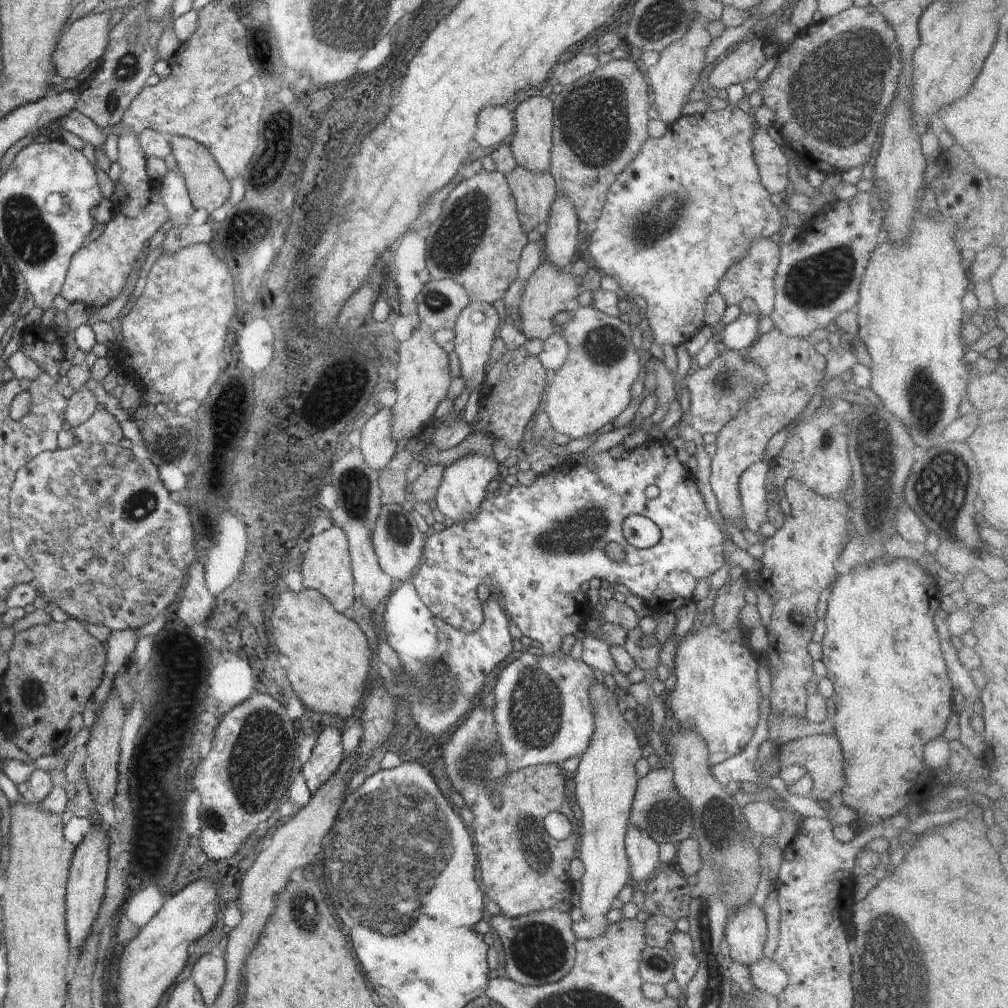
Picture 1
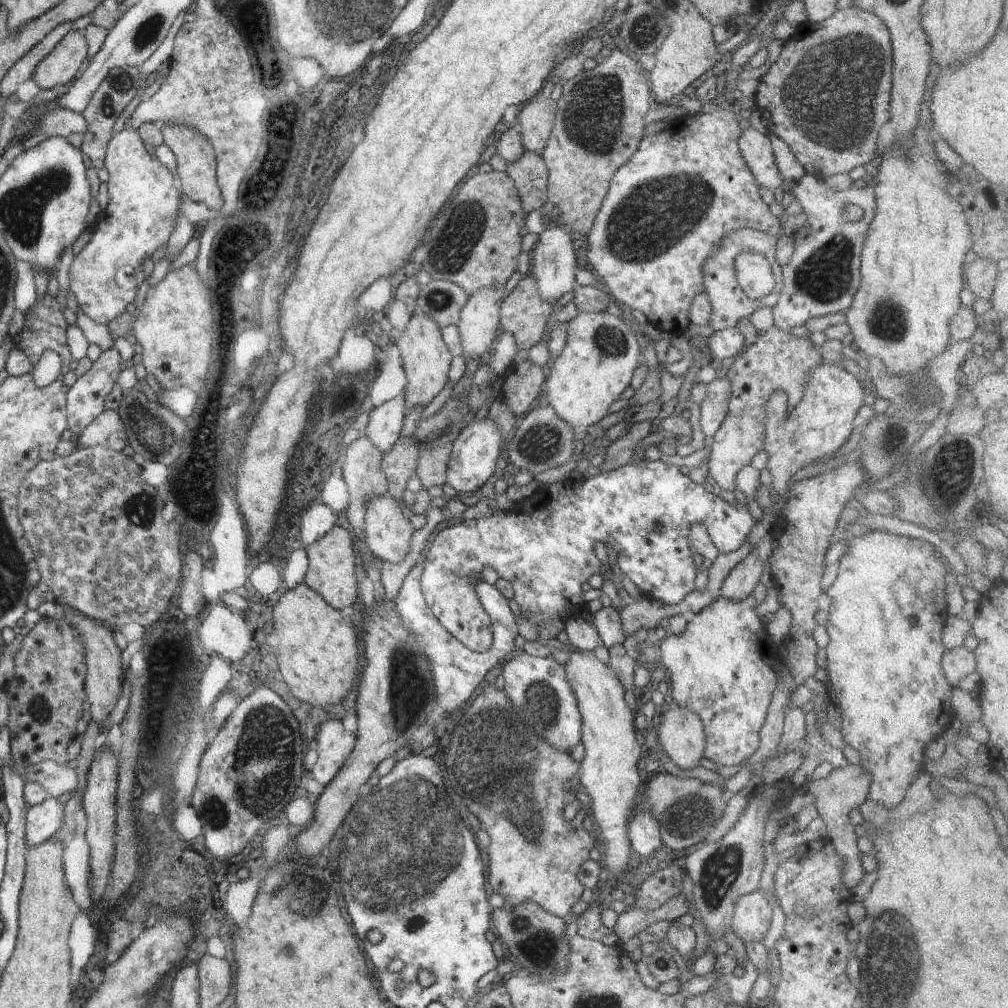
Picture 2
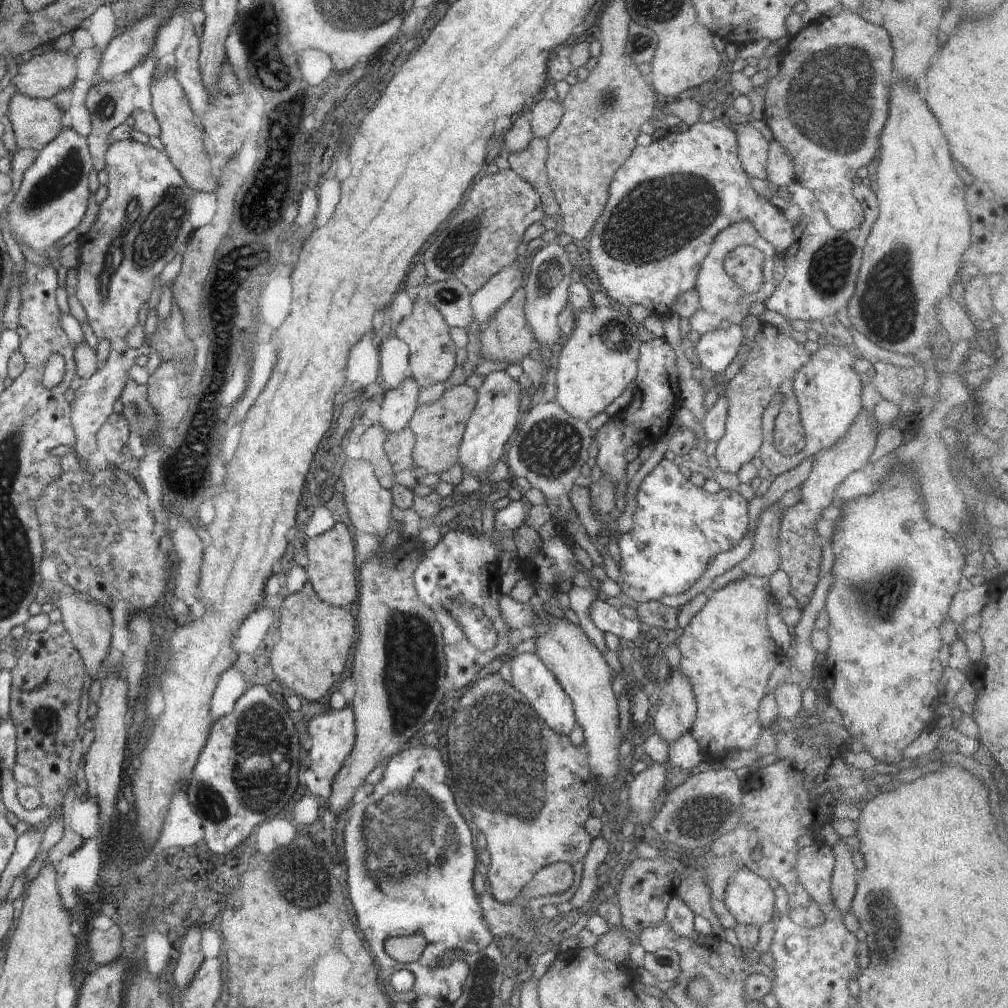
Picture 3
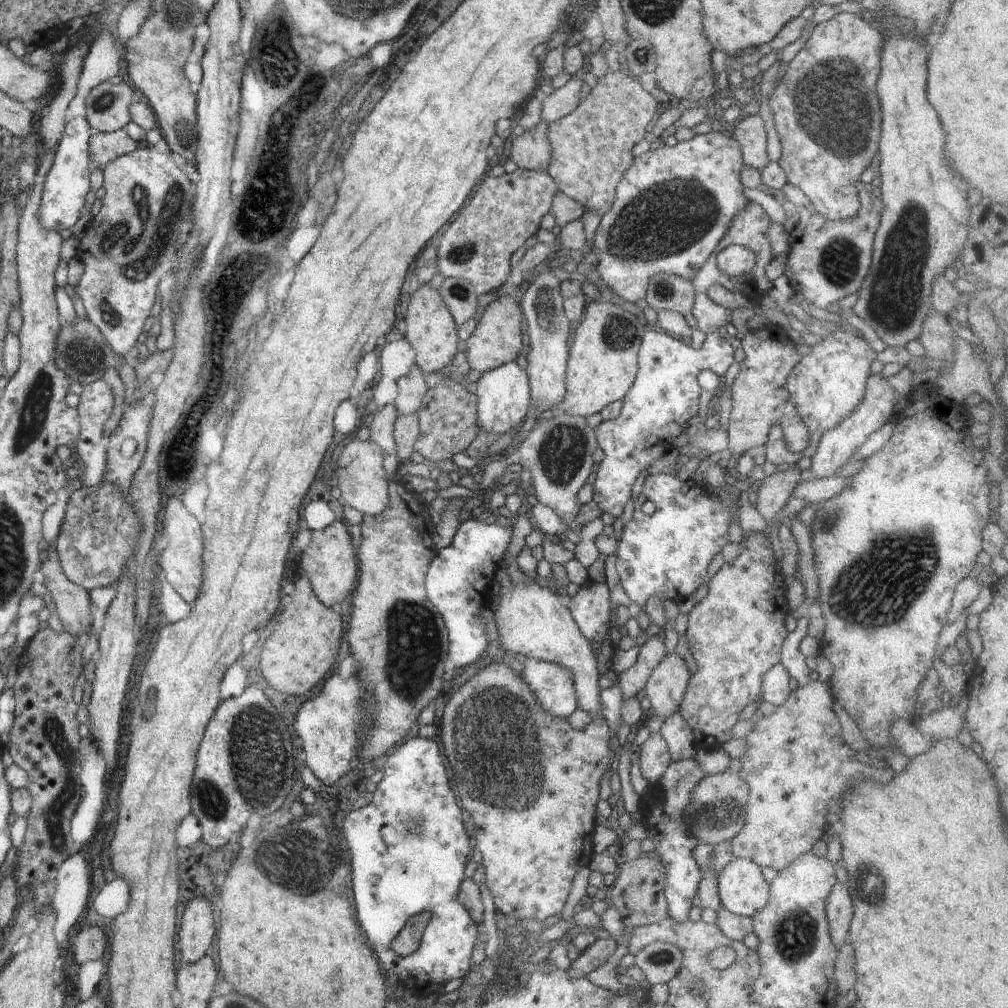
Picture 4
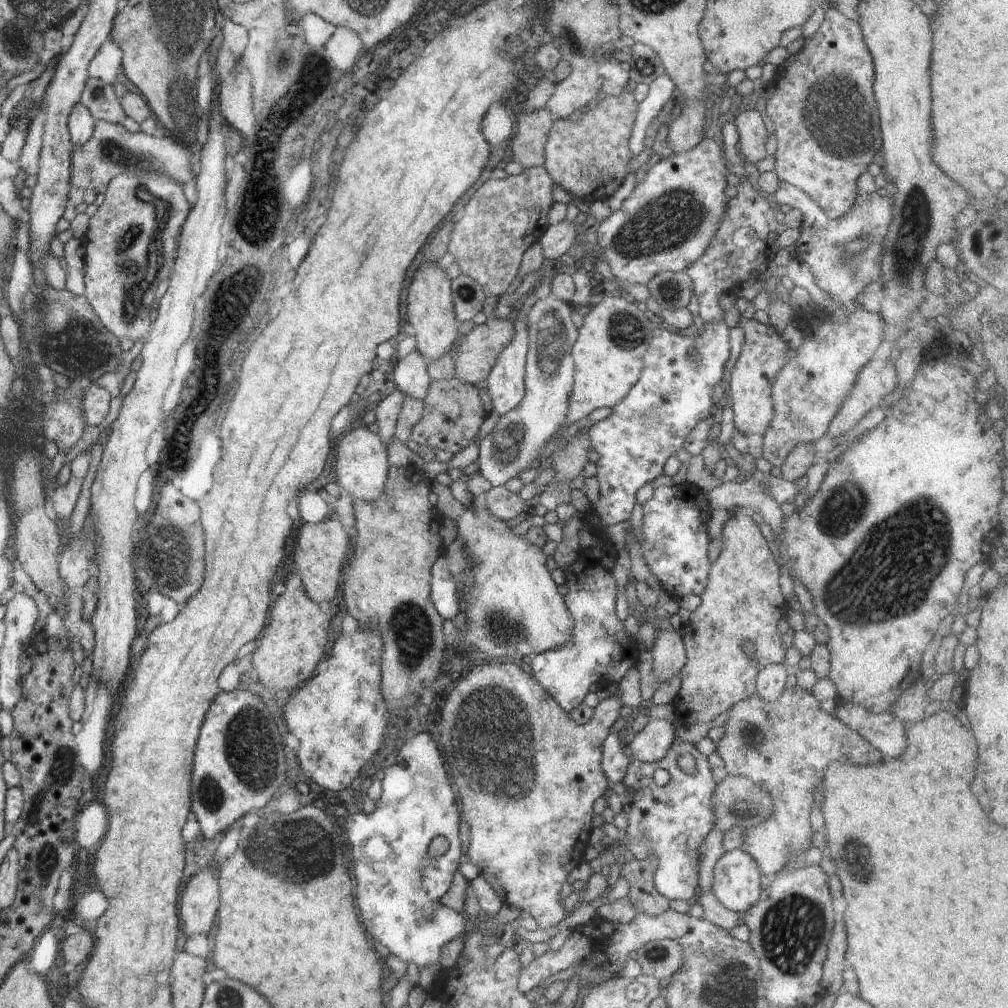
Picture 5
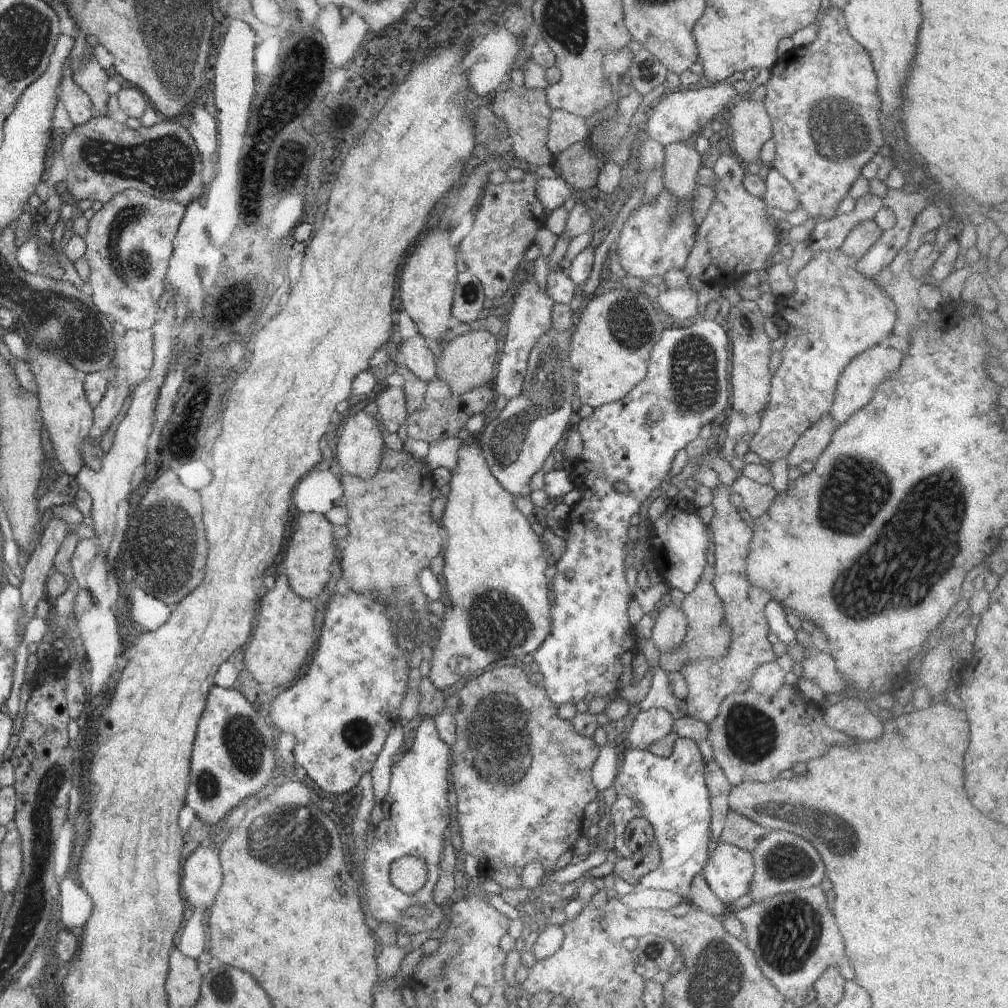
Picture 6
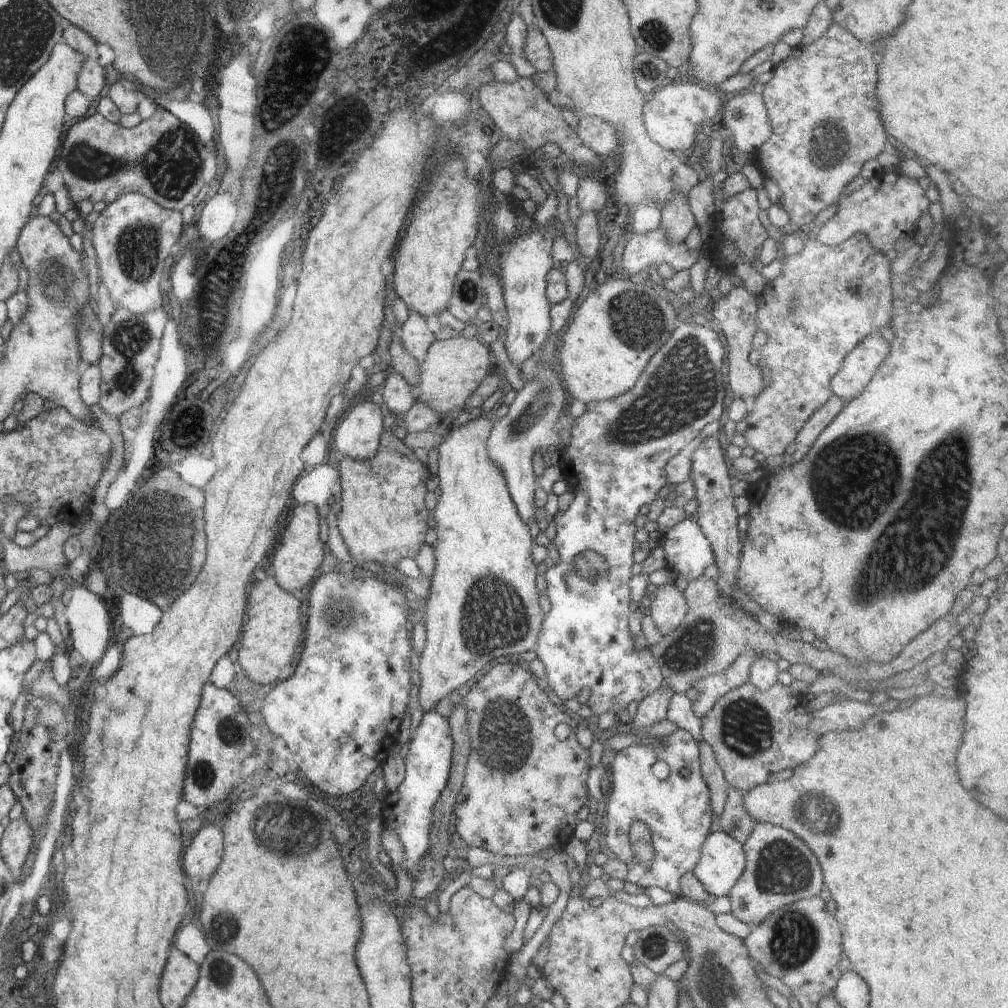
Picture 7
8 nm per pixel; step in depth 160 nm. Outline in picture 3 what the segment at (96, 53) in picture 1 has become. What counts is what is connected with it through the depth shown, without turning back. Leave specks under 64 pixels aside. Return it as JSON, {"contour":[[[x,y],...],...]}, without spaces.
{"contour":[[[54,49],[46,54],[28,55],[19,60],[18,74],[12,78],[12,85],[30,99],[54,99],[58,92],[69,88],[76,79],[77,65],[70,50]]]}

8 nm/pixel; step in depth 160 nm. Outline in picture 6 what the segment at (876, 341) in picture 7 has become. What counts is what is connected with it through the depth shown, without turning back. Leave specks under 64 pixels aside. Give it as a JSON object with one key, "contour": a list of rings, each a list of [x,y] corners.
{"contour":[[[877,345],[866,352],[862,352],[860,356],[856,356],[846,370],[842,372],[836,386],[836,394],[834,396],[834,404],[832,406],[830,416],[832,420],[838,424],[844,424],[852,414],[856,414],[858,410],[862,410],[874,396],[874,390],[878,386],[878,382],[890,378],[890,374],[896,374],[898,366],[901,364],[900,358],[903,358],[903,353],[891,347]]]}

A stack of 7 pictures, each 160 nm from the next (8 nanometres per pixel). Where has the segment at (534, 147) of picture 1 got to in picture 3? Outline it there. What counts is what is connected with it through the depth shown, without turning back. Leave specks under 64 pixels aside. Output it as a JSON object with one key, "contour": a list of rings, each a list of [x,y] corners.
{"contour":[[[540,96],[538,103],[534,104],[534,108],[528,114],[533,138],[546,139],[558,127],[563,115],[564,106],[559,98],[547,100]]]}

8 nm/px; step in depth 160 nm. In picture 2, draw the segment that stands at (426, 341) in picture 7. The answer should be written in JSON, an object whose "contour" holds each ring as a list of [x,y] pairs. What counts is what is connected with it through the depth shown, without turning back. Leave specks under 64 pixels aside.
{"contour":[[[404,391],[396,398],[374,407],[369,412],[369,423],[364,433],[383,454],[387,453],[402,435],[408,408]]]}

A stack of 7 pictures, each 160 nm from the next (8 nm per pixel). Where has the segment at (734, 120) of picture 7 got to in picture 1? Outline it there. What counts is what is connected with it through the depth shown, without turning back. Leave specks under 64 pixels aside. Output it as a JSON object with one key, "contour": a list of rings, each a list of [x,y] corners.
{"contour":[[[756,127],[751,145],[764,188],[770,195],[784,194],[790,180],[788,179],[789,162],[782,147],[778,146],[764,127]]]}

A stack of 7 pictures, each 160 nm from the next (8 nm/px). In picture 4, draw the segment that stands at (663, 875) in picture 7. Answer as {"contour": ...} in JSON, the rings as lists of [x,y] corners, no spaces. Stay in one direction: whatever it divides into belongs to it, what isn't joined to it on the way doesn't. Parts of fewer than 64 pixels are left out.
{"contour":[[[686,758],[686,760],[676,760],[671,762],[666,768],[664,776],[660,776],[662,780],[658,780],[656,785],[650,786],[648,792],[640,797],[642,803],[639,806],[637,818],[643,822],[648,829],[648,838],[654,840],[656,849],[650,855],[656,856],[662,864],[664,864],[666,874],[665,896],[668,904],[669,917],[680,924],[690,921],[690,910],[697,903],[698,888],[701,880],[700,868],[696,862],[692,860],[692,848],[699,844],[692,834],[688,834],[687,827],[684,826],[684,808],[688,806],[688,802],[692,800],[692,790],[696,788],[696,784],[705,778],[704,772],[698,768],[694,758]]]}

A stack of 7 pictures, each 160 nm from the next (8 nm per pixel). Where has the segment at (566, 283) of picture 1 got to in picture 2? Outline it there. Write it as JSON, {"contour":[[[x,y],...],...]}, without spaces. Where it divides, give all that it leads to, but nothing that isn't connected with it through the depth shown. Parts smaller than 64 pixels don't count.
{"contour":[[[532,274],[521,279],[499,308],[500,332],[514,337],[517,350],[529,351],[542,340],[556,301],[543,301]]]}

